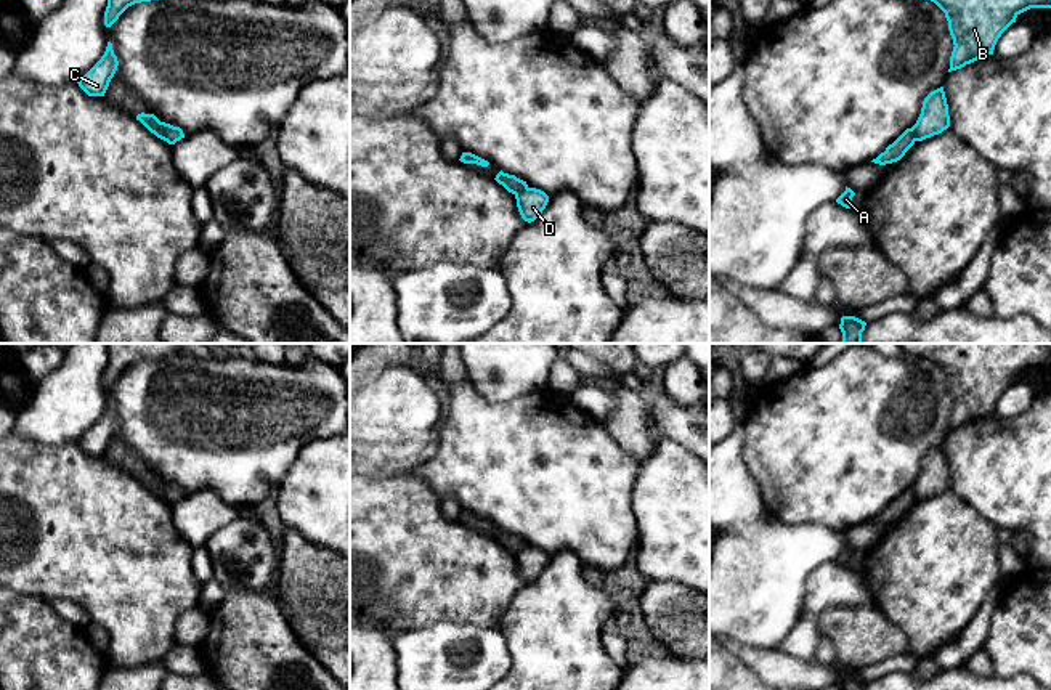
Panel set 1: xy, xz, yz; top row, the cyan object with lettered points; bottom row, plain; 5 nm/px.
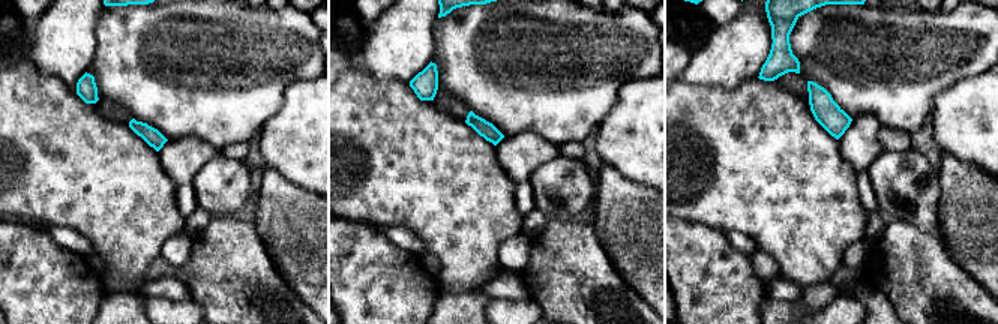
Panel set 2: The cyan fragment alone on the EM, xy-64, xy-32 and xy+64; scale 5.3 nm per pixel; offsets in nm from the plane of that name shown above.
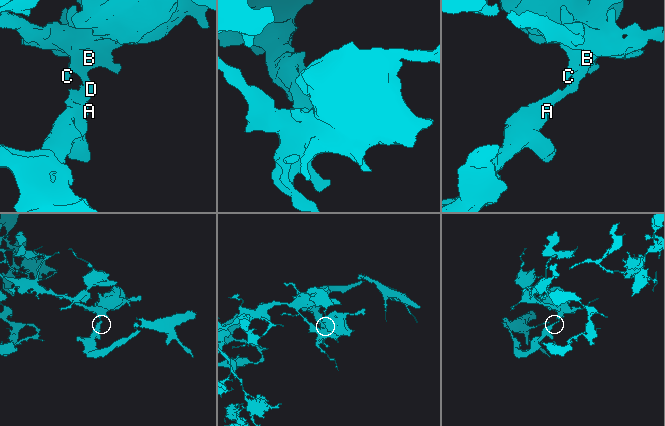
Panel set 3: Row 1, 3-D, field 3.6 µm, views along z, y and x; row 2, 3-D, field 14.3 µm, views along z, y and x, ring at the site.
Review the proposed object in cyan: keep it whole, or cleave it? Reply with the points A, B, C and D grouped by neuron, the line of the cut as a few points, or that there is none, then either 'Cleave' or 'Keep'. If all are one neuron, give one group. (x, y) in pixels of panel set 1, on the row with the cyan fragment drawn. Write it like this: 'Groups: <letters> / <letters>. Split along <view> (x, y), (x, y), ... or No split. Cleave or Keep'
Groups: A / B C D. Split along xy (161, 122), (166, 140). Cleave

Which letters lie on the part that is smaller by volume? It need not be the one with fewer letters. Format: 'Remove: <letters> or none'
Remove: A

